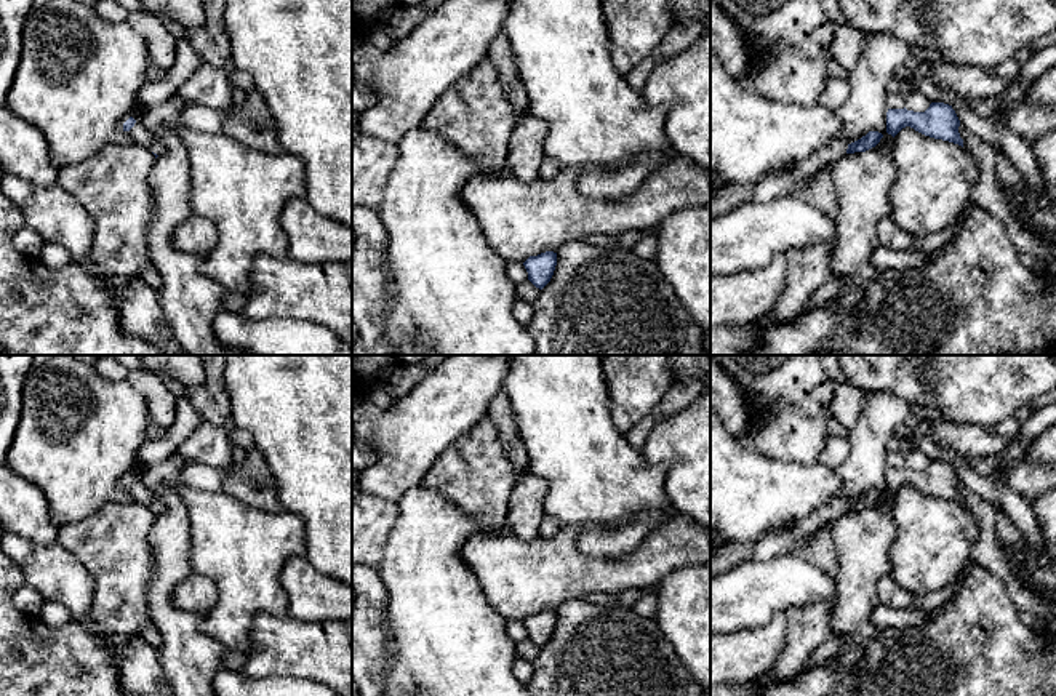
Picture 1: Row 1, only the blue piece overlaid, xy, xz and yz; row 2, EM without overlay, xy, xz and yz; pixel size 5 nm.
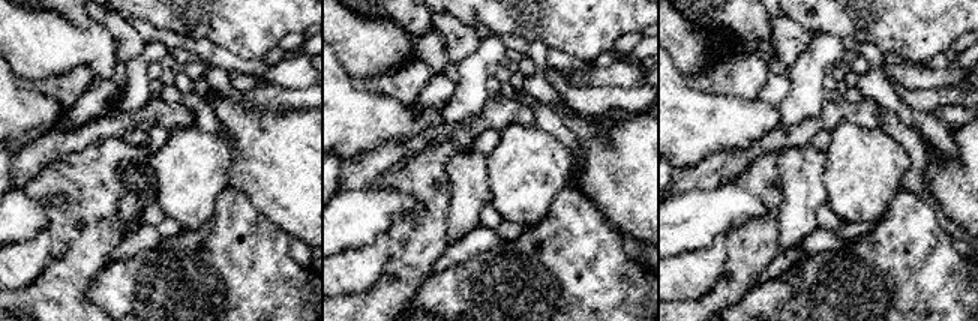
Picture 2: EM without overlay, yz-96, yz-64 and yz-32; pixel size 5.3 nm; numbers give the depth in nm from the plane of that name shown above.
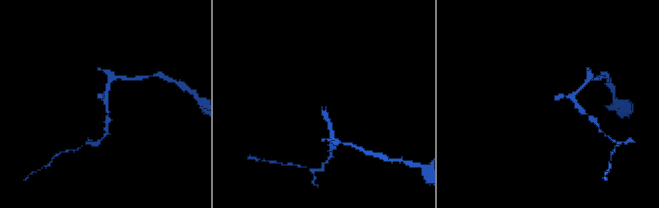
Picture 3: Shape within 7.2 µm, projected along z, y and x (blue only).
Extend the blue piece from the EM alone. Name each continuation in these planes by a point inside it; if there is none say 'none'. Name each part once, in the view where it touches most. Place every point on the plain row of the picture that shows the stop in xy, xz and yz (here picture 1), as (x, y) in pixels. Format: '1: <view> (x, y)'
1: xy (140, 493)

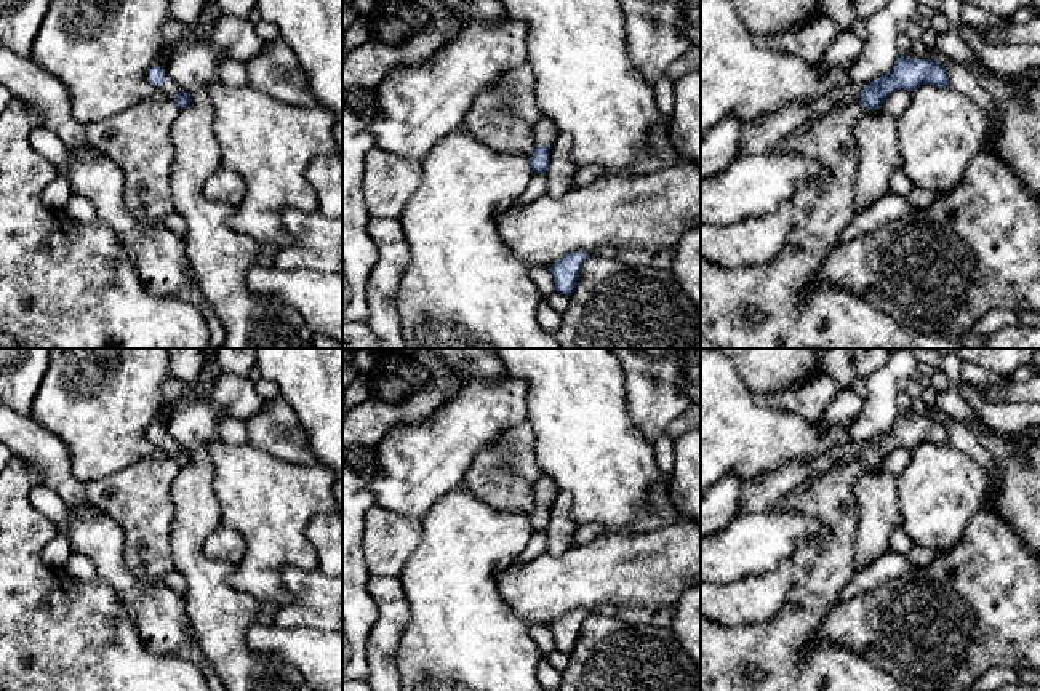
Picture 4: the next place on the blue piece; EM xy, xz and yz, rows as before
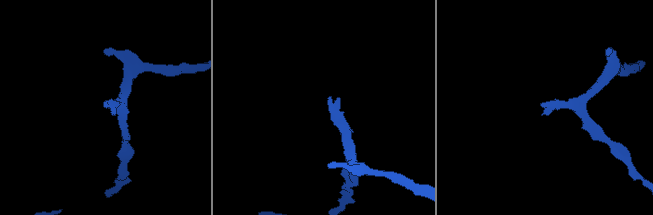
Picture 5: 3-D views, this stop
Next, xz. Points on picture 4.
1: xz (520, 440)

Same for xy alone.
1: xy (170, 447)

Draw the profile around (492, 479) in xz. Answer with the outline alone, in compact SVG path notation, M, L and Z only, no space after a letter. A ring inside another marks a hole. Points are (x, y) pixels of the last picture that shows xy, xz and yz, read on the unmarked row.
M490 445L472 462L461 486L502 513L533 515L536 502L530 483L514 472L512 453Z

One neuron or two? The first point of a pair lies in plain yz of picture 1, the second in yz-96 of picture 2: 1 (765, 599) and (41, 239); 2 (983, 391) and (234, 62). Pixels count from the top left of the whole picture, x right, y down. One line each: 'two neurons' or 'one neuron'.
1: two neurons
2: two neurons

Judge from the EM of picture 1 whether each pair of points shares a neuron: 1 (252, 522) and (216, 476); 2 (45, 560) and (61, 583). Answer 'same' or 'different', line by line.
1: different
2: same

